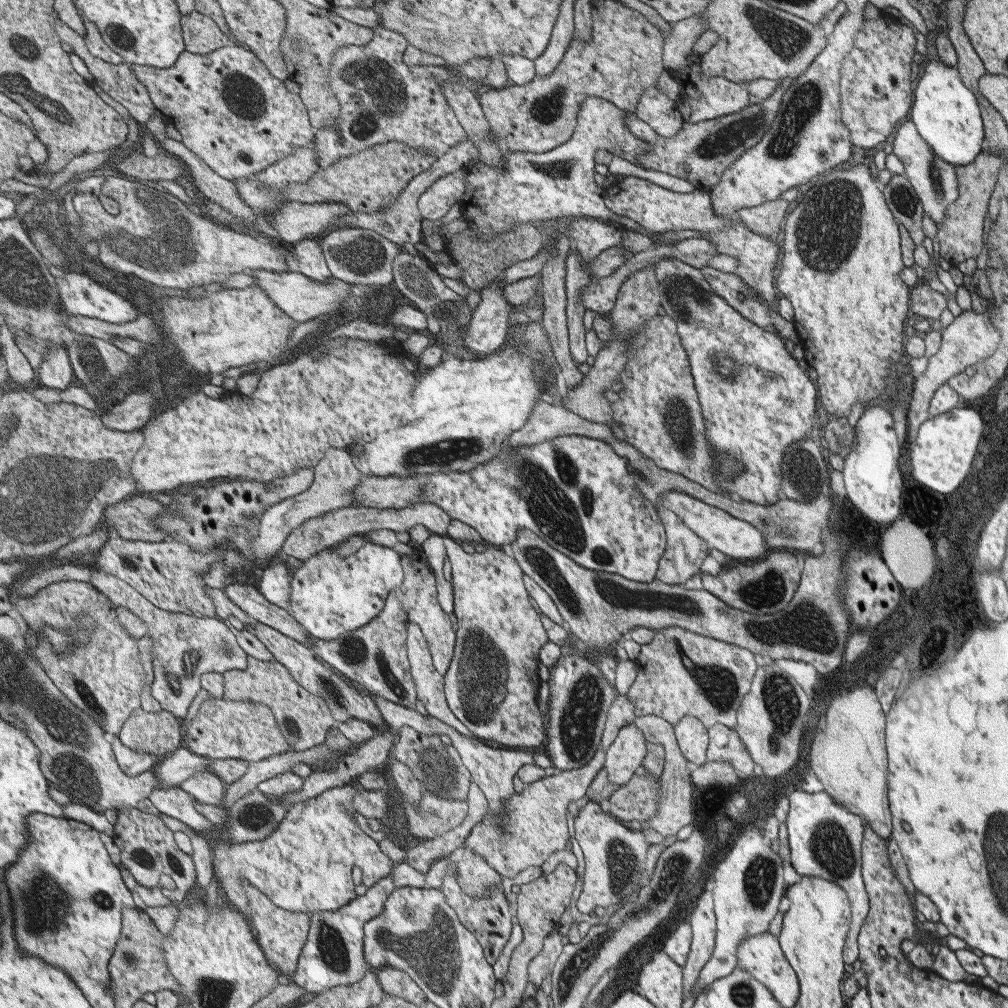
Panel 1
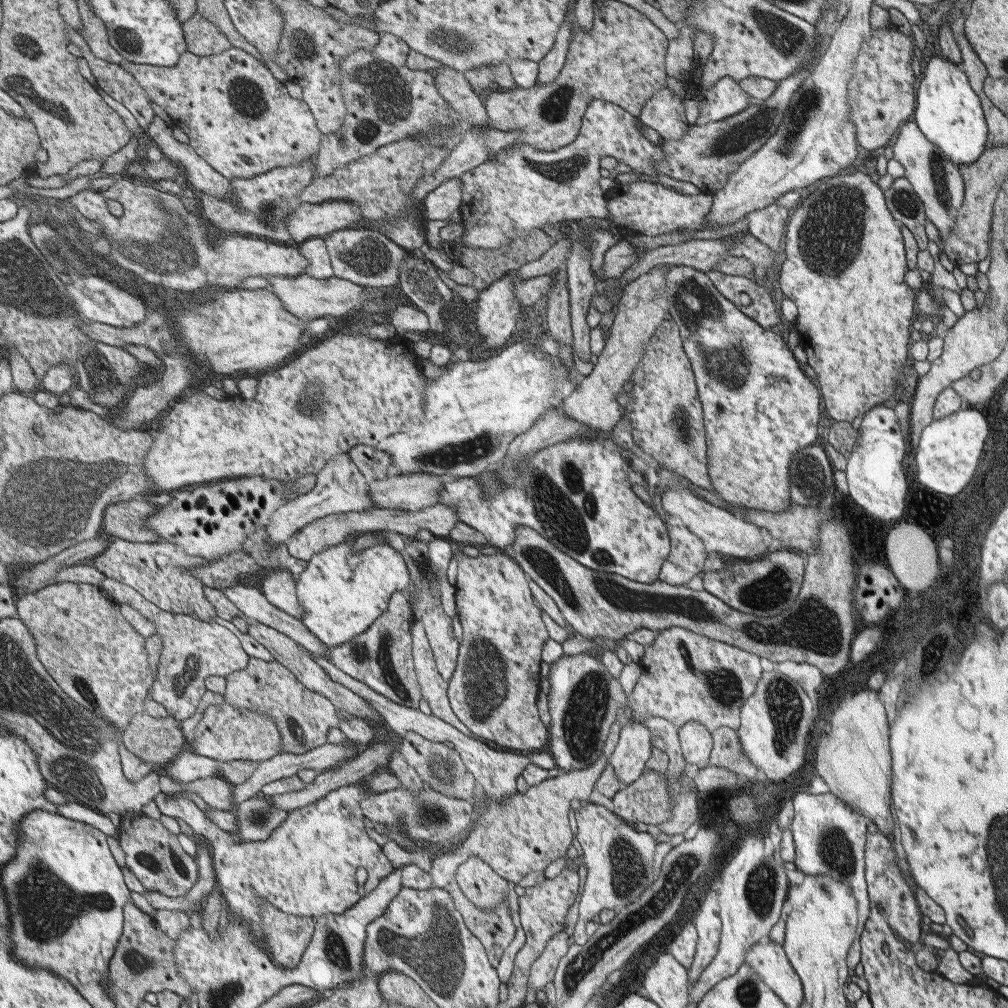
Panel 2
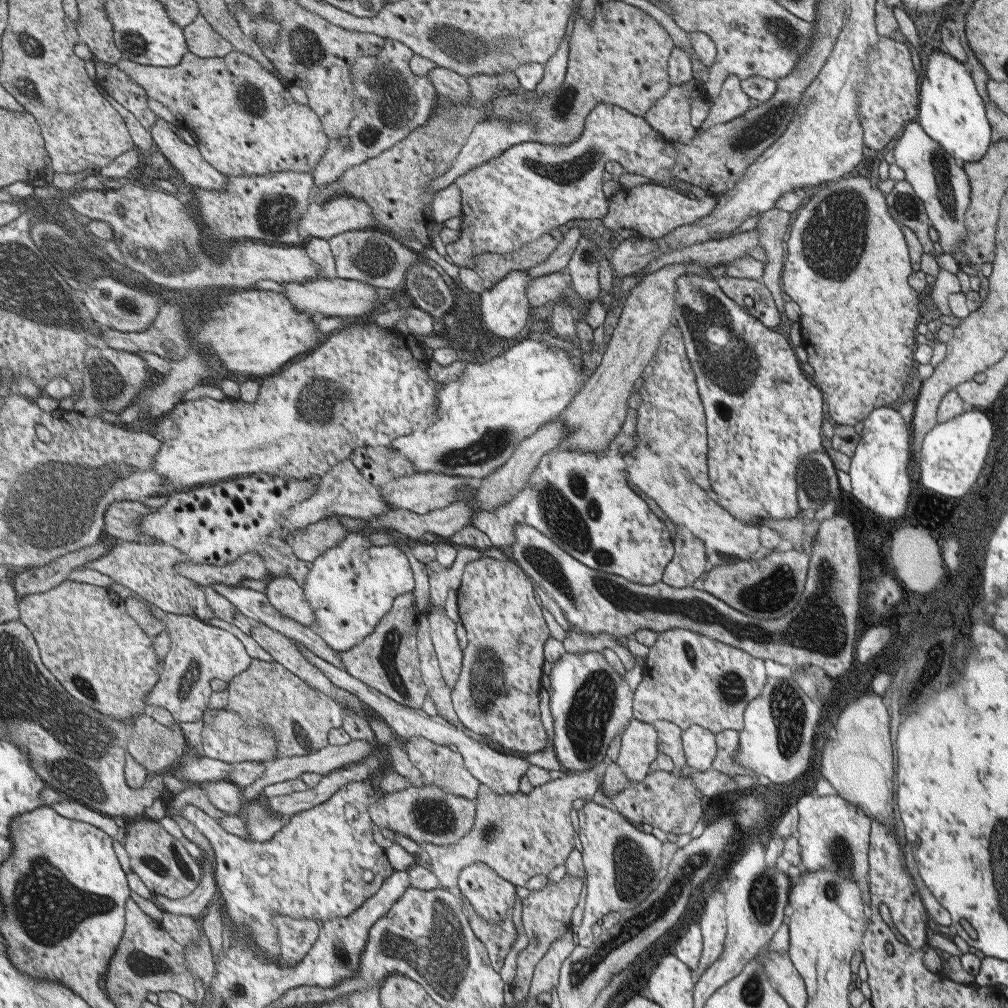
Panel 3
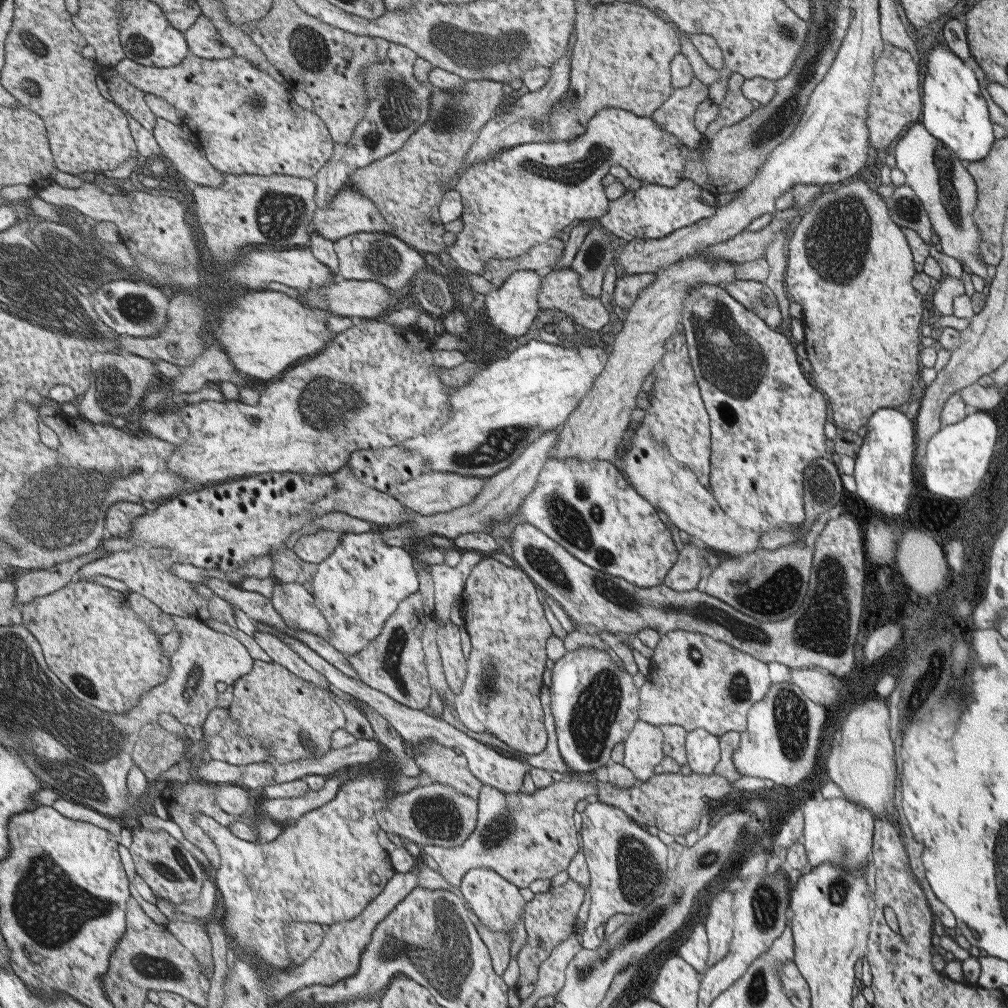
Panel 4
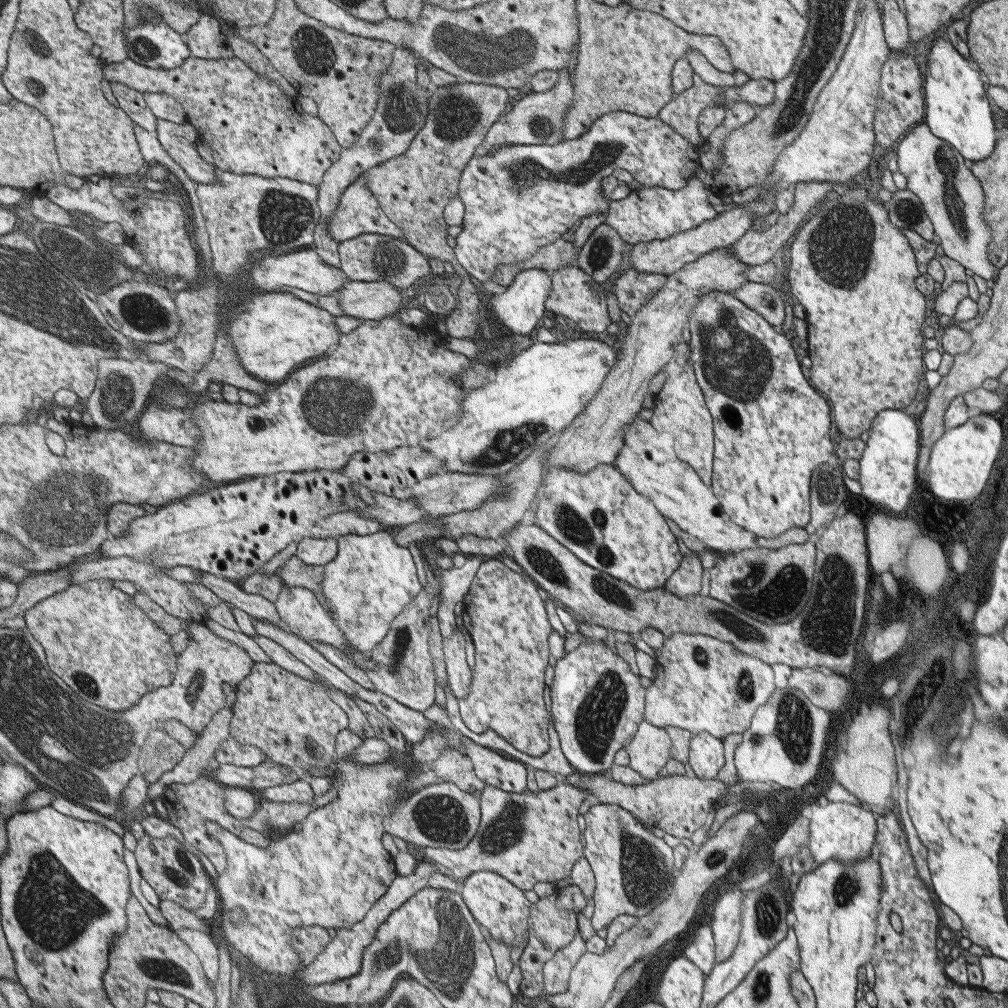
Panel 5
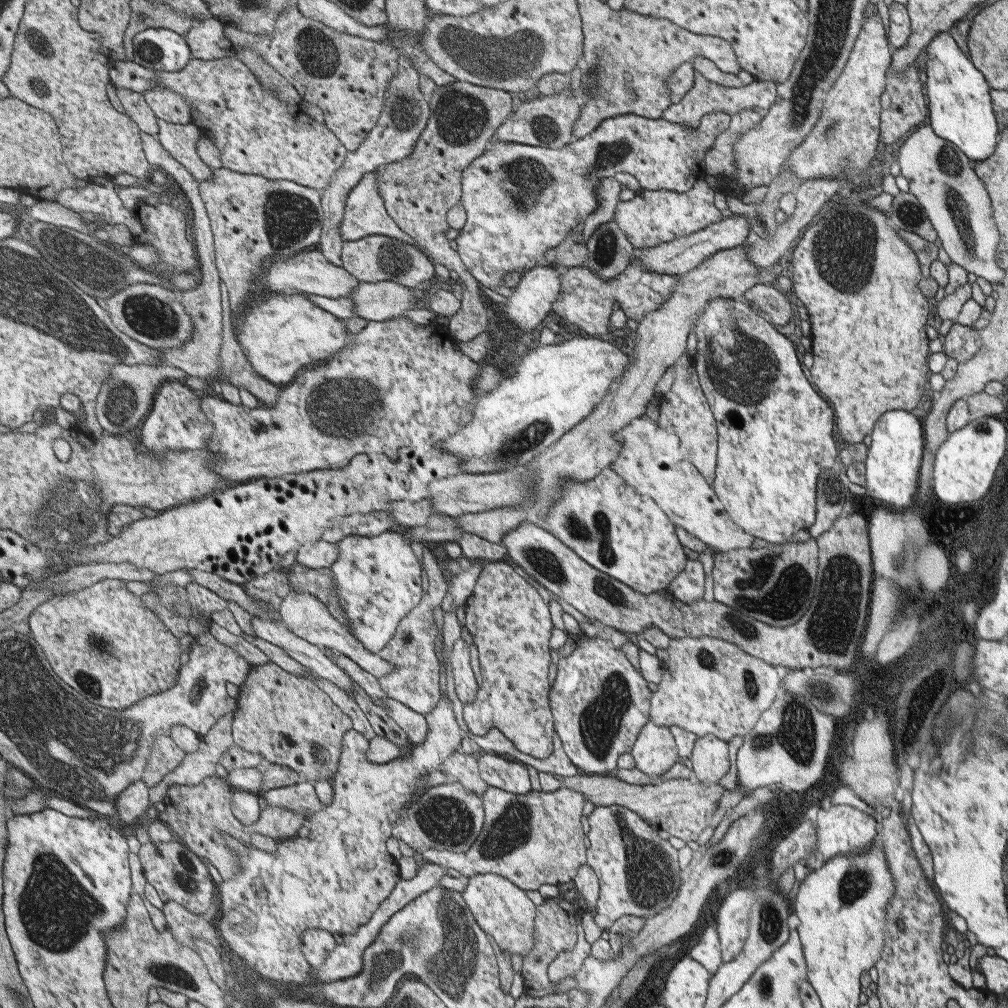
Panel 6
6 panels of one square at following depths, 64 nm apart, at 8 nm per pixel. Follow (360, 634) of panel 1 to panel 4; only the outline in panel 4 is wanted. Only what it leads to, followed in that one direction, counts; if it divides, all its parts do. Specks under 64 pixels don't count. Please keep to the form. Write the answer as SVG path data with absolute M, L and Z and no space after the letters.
M417 592L404 599L396 612L385 621L381 635L368 643L362 651L349 656L354 670L362 682L390 695L396 702L413 709L426 710L432 685L426 670L424 638L422 638L421 620L422 598Z

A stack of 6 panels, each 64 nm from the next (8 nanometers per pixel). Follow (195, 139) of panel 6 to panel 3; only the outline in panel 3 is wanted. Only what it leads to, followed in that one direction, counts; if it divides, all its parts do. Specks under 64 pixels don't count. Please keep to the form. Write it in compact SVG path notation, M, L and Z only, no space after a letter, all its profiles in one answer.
M159 117L152 128L153 138L159 150L174 164L177 173L184 175L186 182L206 190L226 190L230 177L220 172L206 157L199 146L182 140L178 125Z

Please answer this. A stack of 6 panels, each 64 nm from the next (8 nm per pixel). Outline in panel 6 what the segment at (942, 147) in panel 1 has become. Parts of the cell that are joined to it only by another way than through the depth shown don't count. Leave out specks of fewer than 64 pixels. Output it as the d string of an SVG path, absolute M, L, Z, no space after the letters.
M948 31L939 34L928 49L928 80L926 80L927 106L930 126L936 136L953 145L962 157L983 161L994 155L998 143L998 126L992 112L988 84Z

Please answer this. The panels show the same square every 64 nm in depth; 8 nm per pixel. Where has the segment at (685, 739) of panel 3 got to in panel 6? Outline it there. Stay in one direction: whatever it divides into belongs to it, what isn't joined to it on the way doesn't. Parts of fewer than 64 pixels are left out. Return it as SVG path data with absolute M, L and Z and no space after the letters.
M711 734L698 737L694 742L691 761L696 780L719 783L722 775L730 769L728 744Z

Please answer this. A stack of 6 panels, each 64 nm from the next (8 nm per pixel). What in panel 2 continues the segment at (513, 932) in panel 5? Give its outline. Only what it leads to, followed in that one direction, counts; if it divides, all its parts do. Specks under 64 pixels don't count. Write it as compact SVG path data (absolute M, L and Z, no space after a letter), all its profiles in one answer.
M470 855L464 863L460 863L460 867L456 871L456 884L459 890L466 896L474 905L480 909L494 909L500 906L500 901L507 902L508 900L508 881L502 878L489 864L484 860Z

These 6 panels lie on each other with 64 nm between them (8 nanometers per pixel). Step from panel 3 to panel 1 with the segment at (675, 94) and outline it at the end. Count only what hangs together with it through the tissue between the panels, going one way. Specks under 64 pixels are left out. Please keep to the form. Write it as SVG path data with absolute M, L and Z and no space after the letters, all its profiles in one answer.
M657 88L646 89L646 93L638 99L635 113L662 137L675 136L685 122L676 100L670 99Z

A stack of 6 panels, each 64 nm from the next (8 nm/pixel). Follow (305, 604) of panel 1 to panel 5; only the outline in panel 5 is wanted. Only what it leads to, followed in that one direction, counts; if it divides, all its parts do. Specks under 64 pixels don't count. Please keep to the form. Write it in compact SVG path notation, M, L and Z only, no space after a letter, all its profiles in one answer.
M389 528L367 536L340 537L338 557L325 566L325 571L322 586L328 598L326 606L358 652L374 650L388 636L396 617L424 590L410 550L394 542Z

